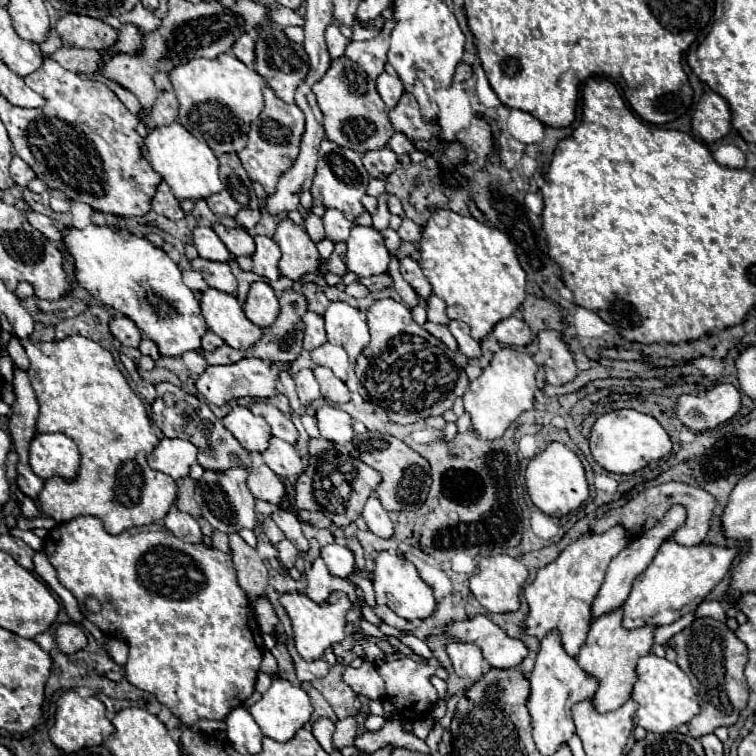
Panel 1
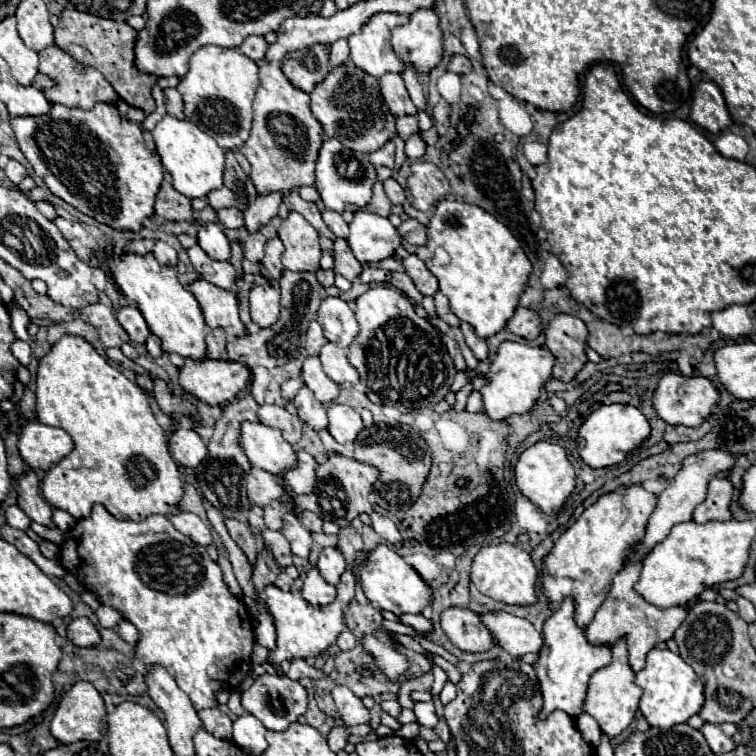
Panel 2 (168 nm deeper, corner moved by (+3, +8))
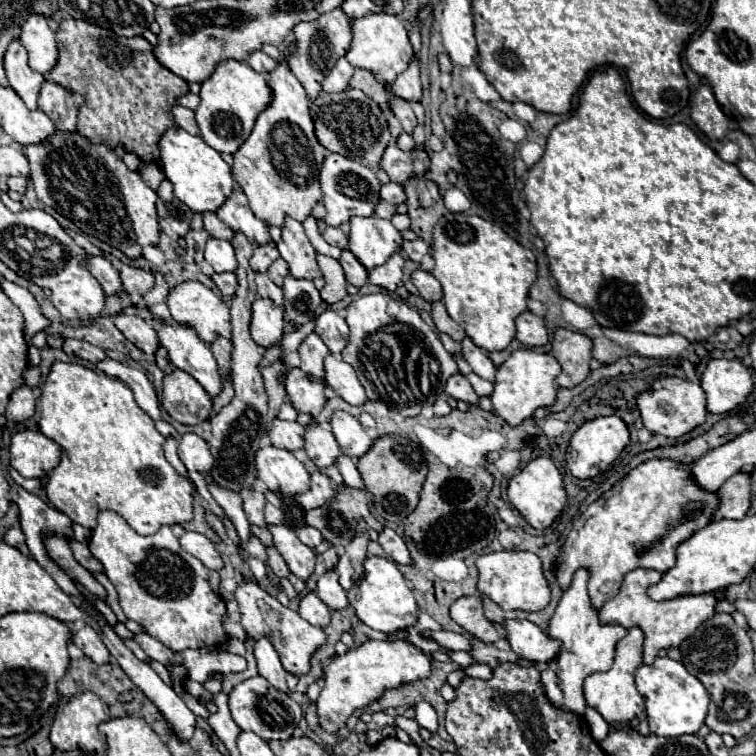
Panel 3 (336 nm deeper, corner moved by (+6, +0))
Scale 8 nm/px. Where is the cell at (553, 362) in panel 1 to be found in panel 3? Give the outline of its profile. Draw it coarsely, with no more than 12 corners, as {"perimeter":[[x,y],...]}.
{"perimeter":[[557,327],[551,355],[559,361],[559,387],[589,375],[591,339]]}

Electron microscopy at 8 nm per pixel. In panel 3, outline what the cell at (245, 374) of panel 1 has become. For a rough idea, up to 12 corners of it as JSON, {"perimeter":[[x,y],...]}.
{"perimeter":[[189,373],[163,379],[161,405],[175,421],[209,419],[213,399]]}

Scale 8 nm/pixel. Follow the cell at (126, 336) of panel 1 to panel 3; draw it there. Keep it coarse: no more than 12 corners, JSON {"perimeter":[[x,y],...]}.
{"perimeter":[[119,313],[113,323],[135,347],[153,355],[159,337],[141,317]]}

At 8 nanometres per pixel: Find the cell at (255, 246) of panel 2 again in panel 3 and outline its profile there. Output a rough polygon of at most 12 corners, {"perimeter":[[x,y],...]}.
{"perimeter":[[275,243],[259,245],[249,265],[265,273],[271,261],[279,257]]}

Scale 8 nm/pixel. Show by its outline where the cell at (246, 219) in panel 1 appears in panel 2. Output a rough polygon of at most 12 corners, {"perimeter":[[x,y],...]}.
{"perimeter":[[236,207],[218,209],[218,221],[226,229],[244,227],[244,215]]}

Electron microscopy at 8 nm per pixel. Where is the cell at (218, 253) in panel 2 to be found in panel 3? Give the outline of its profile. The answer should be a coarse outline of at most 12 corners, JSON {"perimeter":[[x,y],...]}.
{"perimeter":[[209,237],[205,261],[215,273],[235,271],[233,245]]}

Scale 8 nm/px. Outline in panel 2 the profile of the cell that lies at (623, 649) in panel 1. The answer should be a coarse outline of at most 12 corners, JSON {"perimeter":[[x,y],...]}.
{"perimeter":[[642,561],[614,577],[586,627],[594,645],[626,637],[632,671],[674,637],[686,605],[650,605],[634,591]]}

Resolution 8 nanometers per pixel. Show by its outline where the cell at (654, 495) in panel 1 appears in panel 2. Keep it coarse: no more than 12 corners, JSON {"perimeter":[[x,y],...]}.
{"perimeter":[[712,477],[694,521],[730,521],[734,485]]}

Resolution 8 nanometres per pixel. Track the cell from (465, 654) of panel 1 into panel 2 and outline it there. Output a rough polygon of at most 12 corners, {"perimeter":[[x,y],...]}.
{"perimeter":[[448,607],[440,623],[462,651],[494,647],[492,633],[470,609]]}

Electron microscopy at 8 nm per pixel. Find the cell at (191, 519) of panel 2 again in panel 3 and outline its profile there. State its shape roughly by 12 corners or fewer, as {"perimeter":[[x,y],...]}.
{"perimeter":[[185,531],[181,549],[197,557],[207,569],[219,571],[223,561],[201,533]]}

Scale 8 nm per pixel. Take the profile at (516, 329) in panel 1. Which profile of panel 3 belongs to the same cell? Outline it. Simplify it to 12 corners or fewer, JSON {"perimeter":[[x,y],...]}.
{"perimeter":[[531,311],[517,317],[515,339],[525,347],[549,341],[545,321]]}

